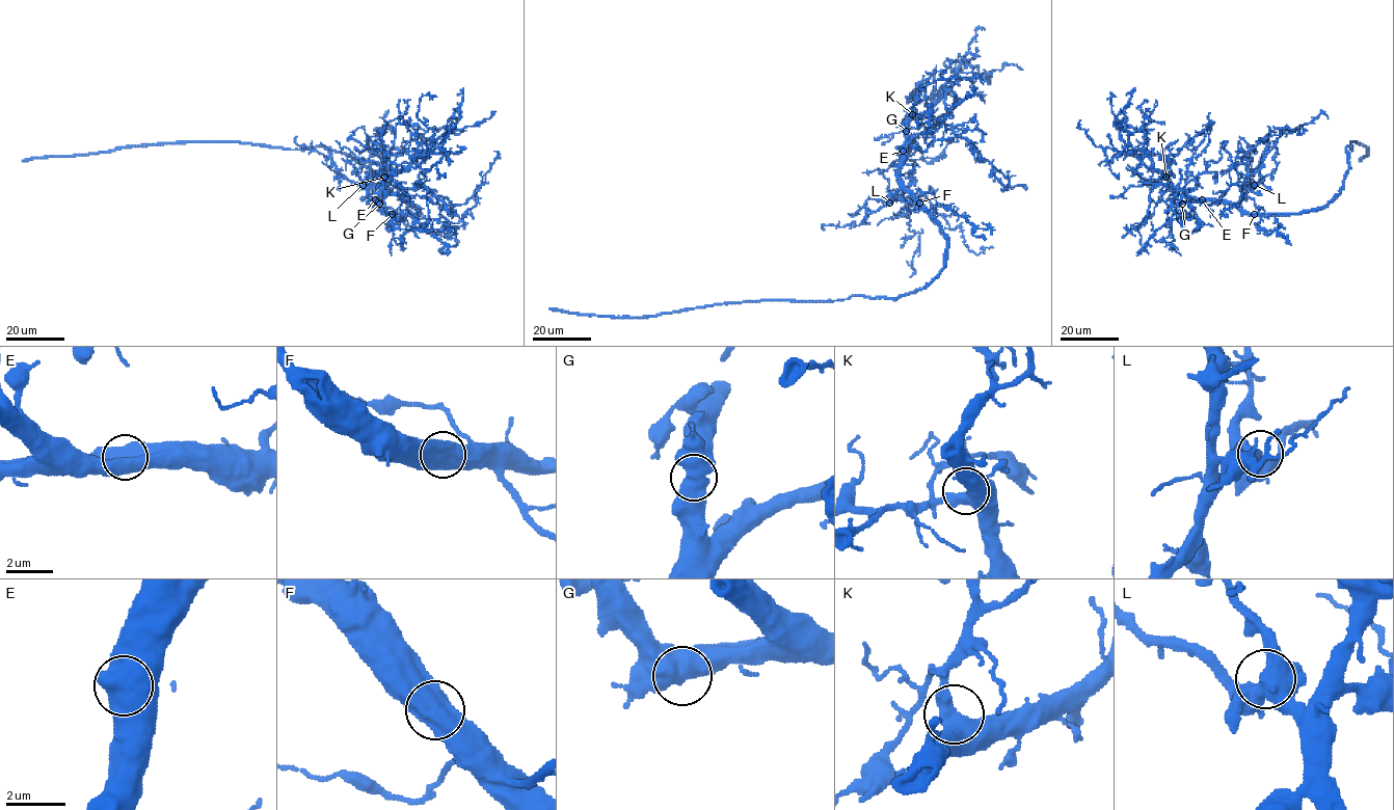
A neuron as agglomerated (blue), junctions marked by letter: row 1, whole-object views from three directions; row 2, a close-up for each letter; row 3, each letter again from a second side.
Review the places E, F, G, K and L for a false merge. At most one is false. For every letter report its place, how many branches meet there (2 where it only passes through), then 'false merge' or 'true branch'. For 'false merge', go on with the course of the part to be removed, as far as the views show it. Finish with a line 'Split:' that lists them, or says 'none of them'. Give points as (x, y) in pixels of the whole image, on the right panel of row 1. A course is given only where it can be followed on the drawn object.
E: at (1202, 199); 2 branches meet; true branch
F: at (1254, 214); 2 branches meet; true branch
G: at (1182, 204); 2 branches meet; true branch
K: at (1165, 177); 2 branches meet; true branch
L: at (1254, 185); 2 branches meet; true branch
Split: none of them

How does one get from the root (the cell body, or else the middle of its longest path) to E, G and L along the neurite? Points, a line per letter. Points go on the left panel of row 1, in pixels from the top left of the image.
E: (393, 190), (420, 213), (390, 215), (375, 199)
G: (393, 190), (420, 213), (390, 215), (374, 201), (379, 204)
L: (393, 190), (420, 213), (384, 215), (363, 185)

